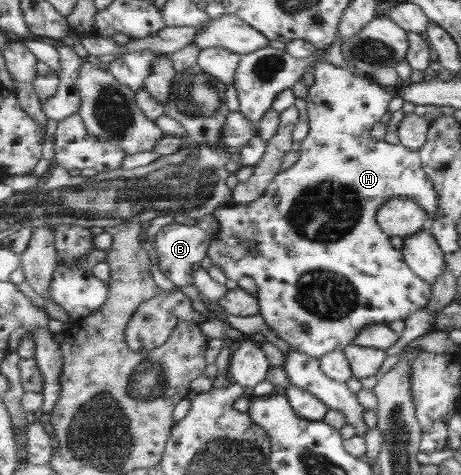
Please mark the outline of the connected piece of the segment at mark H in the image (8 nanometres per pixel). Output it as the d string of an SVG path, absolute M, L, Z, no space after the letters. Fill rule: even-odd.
M321 60L316 65L313 74L314 84L310 86L310 91L306 98L310 131L307 138L300 143L300 159L291 168L282 170L277 174L259 200L246 205L236 204L235 202L222 204L215 210L214 215L219 221L221 232L217 234L217 238L212 238L208 254L212 265L221 267L231 281L238 282L244 277L253 277L258 288L260 314L263 315L271 330L291 347L320 359L328 352L333 352L334 350L344 351L347 347L353 345L354 340L363 328L376 324L387 324L388 322L395 322L395 320L403 321L405 318L409 318L413 312L417 312L417 310L421 310L421 308L425 308L431 303L434 296L431 283L421 280L406 264L401 250L393 248L391 237L378 224L378 212L383 204L389 202L393 197L409 198L426 209L431 216L429 218L429 224L431 224L433 216L440 212L440 200L433 181L427 176L426 169L422 167L420 151L408 149L401 143L389 144L384 140L379 141L371 138L373 126L389 112L389 104L391 104L391 100L396 95L393 89L384 87L377 82L375 83L368 75L358 74L356 71L350 72L324 60Z

